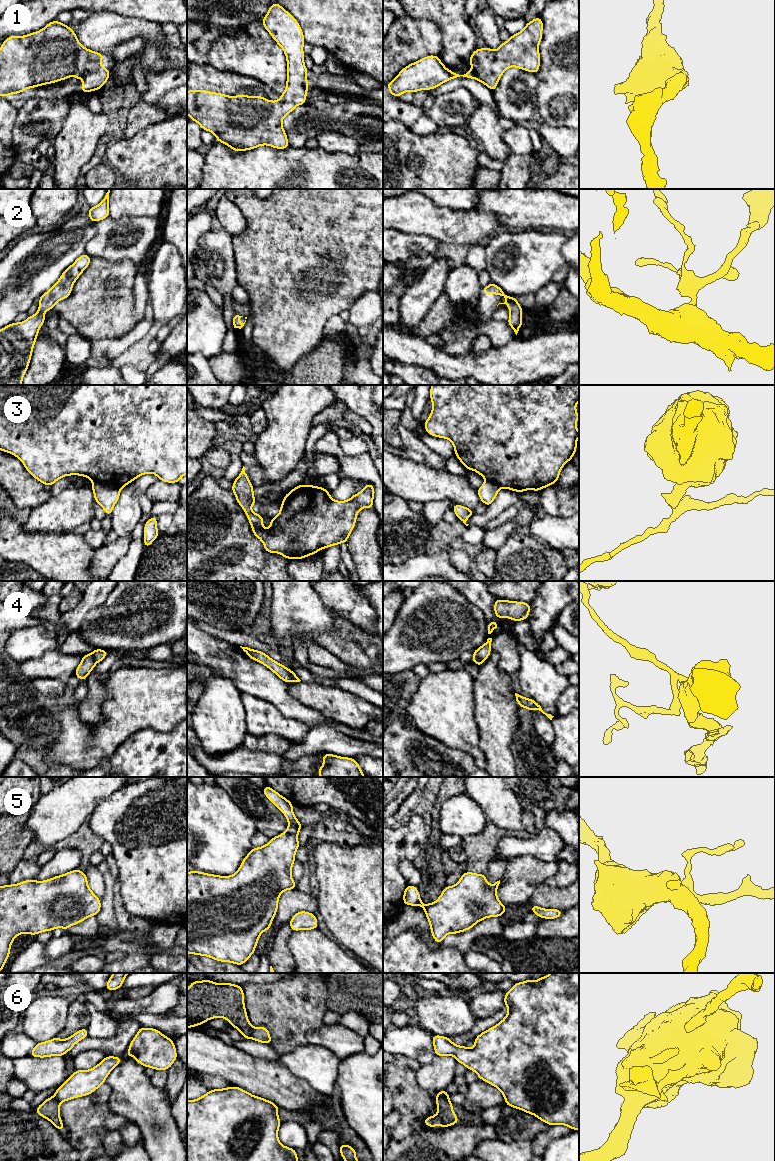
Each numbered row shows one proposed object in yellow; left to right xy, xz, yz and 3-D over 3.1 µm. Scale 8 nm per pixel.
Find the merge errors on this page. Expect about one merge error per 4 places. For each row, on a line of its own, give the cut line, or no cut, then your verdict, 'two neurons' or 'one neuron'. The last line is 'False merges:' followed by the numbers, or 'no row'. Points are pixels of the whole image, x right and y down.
1: cut none; one neuron
2: cut none; one neuron
3: cut xy (93, 481), (102, 481), (119, 488); two neurons
4: cut xz (289, 670), (291, 681); two neurons
5: cut none; one neuron
6: cut yz (436, 1096), (448, 1099); two neurons
False merges: 3, 4, 6

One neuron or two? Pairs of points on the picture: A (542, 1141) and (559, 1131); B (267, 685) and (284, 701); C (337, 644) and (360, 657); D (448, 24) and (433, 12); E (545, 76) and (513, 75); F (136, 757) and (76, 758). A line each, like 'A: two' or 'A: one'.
A: one
B: one
C: one
D: one
E: two
F: two

